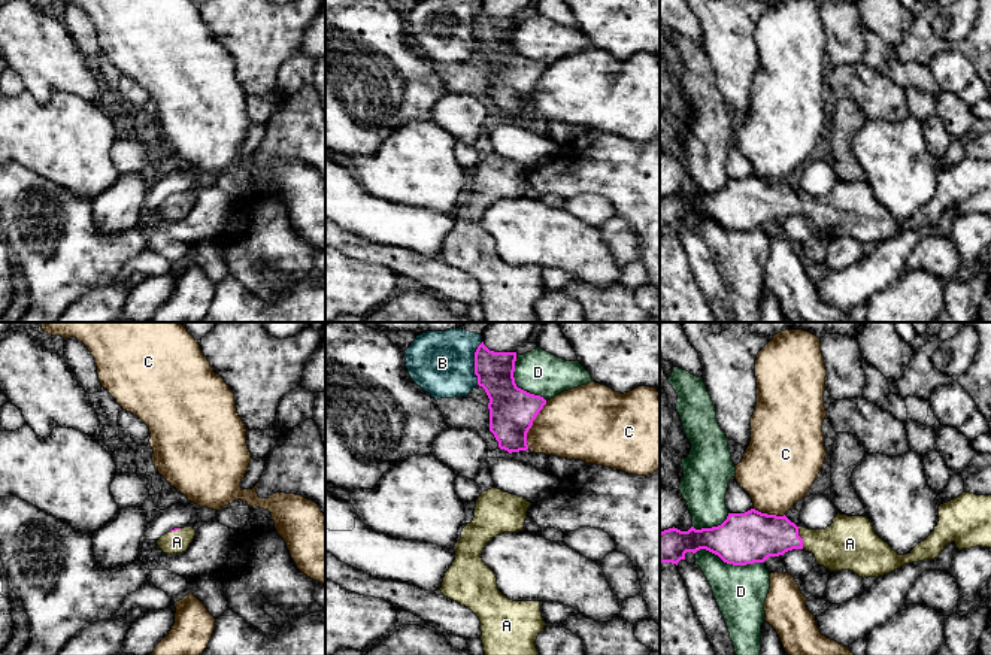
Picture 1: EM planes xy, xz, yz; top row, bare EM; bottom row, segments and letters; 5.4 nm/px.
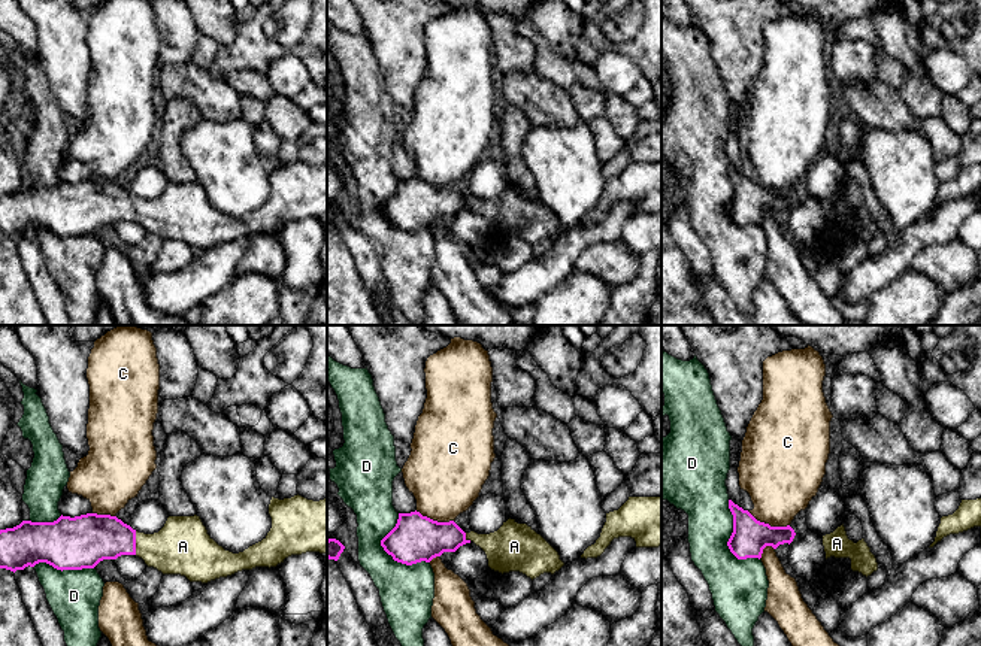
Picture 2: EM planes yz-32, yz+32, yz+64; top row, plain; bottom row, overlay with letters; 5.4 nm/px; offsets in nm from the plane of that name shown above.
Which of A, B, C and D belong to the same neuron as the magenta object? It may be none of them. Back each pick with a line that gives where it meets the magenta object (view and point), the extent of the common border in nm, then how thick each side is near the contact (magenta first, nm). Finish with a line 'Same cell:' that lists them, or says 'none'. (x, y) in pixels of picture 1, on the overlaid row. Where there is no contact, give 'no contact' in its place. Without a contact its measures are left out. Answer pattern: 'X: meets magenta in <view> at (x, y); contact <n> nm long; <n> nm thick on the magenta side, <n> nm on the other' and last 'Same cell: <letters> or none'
A: meets magenta in yz at (800, 537); contact 120 nm long; 260 nm thick on the magenta side, 280 nm on the other
Same cell: A

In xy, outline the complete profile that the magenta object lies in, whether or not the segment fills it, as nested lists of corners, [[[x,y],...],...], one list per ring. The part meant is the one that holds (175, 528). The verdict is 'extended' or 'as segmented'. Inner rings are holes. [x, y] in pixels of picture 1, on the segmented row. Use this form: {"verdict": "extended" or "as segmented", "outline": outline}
{"verdict": "extended", "outline": [[[193,527],[175,528],[170,533],[161,536],[157,540],[157,545],[167,555],[182,554],[188,549],[194,536],[196,530]]]}

